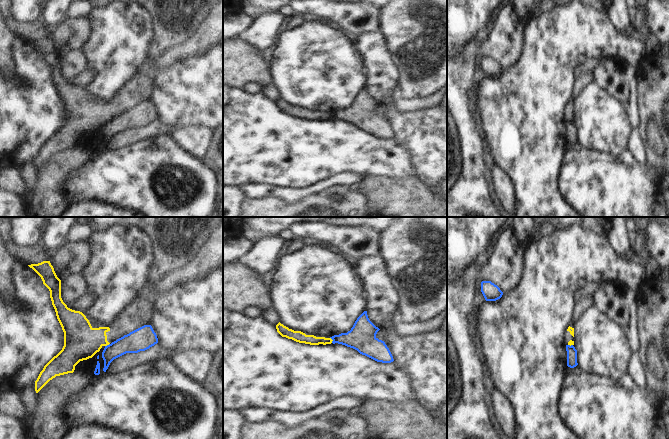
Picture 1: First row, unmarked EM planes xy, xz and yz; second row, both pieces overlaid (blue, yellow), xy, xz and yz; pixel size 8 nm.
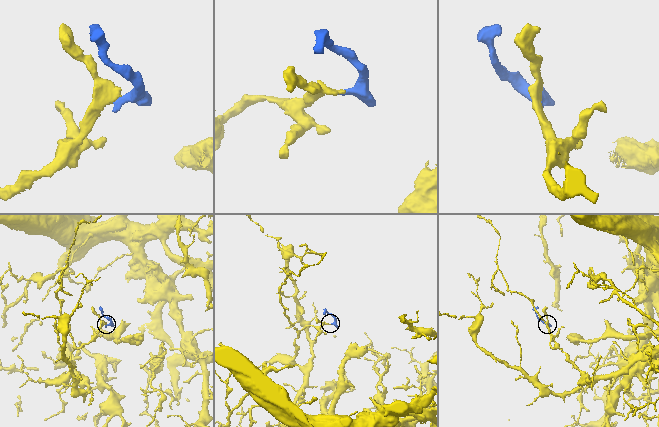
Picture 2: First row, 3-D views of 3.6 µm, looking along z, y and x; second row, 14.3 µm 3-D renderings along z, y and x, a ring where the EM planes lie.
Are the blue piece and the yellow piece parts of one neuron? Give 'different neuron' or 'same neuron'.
different neuron

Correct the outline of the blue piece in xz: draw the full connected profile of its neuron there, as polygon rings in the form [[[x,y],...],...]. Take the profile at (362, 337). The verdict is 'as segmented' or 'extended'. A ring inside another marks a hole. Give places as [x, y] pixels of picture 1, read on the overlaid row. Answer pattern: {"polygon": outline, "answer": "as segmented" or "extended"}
{"polygon": [[[364,311],[355,321],[353,327],[347,333],[341,333],[330,337],[332,343],[338,343],[357,350],[377,362],[391,363],[393,356],[384,341],[376,337],[380,329],[368,318]]], "answer": "as segmented"}

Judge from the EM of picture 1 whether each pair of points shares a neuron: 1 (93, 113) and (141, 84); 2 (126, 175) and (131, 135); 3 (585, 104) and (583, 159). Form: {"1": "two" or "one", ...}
{"1": "one", "2": "two", "3": "two"}

